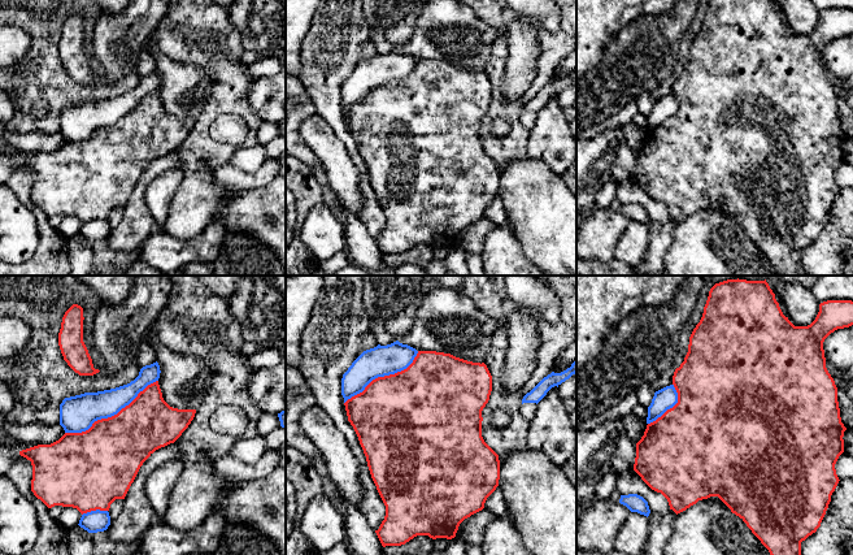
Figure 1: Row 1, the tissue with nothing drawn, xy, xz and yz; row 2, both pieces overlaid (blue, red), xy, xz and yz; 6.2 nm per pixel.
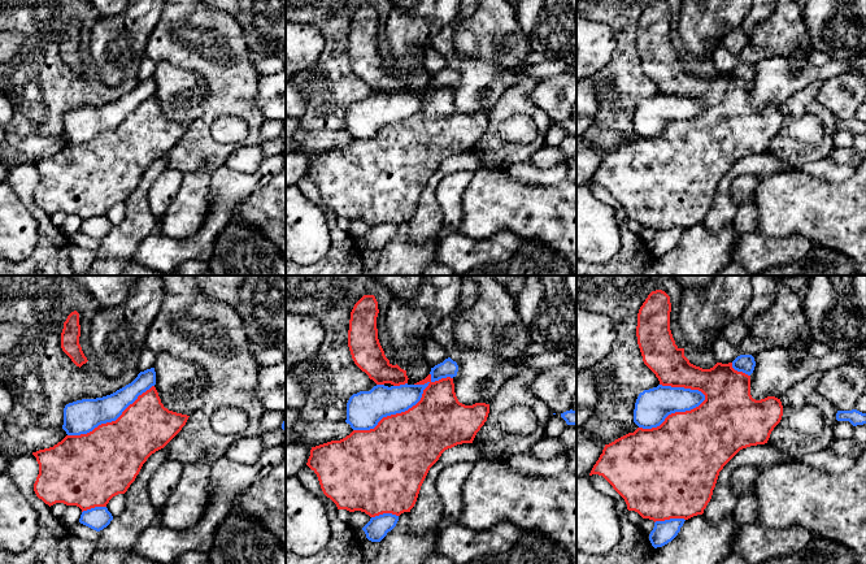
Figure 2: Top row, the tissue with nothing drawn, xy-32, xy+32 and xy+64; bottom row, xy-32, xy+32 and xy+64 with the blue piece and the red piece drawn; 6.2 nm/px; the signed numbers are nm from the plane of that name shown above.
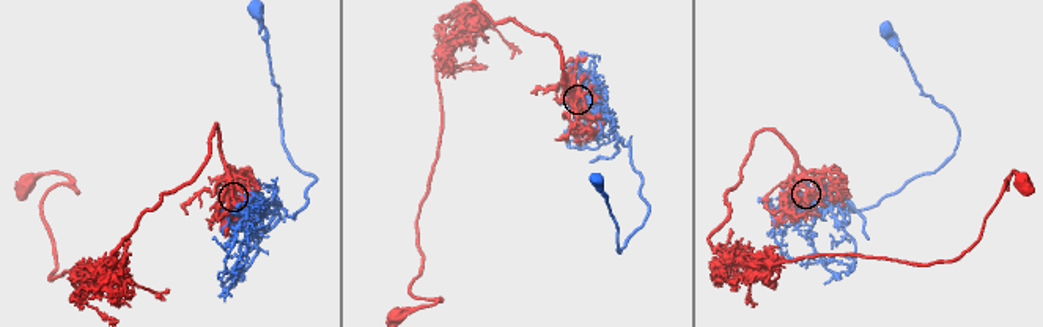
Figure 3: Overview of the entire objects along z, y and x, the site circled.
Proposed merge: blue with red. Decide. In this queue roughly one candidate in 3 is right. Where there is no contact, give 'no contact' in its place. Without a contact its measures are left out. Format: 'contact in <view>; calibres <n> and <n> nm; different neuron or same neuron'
contact in xy; calibres 220 and 420 nm; different neuron

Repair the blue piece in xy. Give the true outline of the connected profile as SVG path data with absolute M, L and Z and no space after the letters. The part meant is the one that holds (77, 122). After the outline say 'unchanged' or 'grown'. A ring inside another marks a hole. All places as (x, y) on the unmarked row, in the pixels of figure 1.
M153 71L140 78L139 84L127 94L65 107L60 113L60 134L65 142L82 142L101 127L117 123L129 114L148 94L158 90L160 74Z; unchanged

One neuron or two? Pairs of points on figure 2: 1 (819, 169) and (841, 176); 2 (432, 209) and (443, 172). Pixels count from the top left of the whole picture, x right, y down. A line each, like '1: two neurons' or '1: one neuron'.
1: one neuron
2: one neuron

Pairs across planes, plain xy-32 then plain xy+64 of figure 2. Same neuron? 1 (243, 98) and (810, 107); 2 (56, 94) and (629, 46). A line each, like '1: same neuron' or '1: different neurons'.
1: same neuron
2: same neuron

